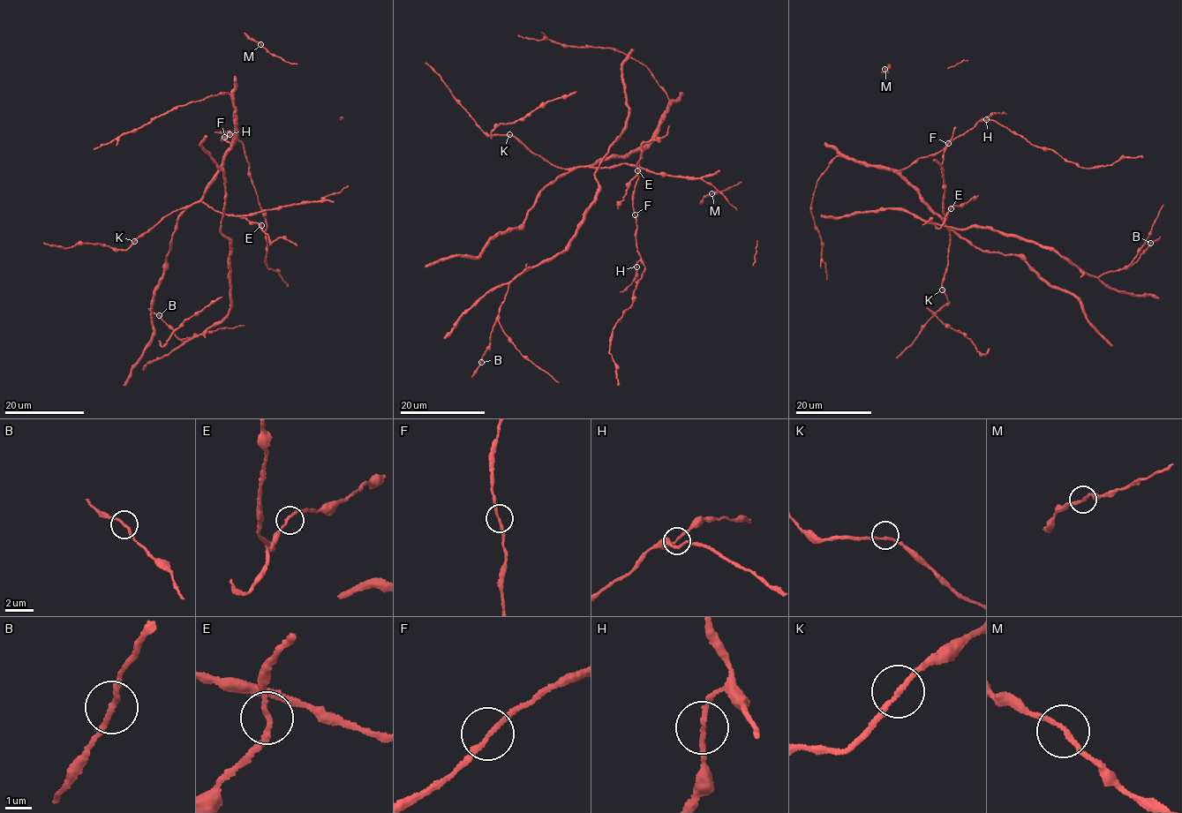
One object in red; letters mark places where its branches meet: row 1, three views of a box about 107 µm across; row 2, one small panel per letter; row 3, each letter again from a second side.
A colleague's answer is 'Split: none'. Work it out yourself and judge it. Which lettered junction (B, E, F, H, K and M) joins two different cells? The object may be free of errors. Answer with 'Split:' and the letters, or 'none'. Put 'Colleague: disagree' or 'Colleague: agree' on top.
Colleague: agree
Split: none

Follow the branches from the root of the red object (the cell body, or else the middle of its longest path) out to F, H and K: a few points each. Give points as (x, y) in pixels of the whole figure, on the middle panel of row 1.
F: (606, 160), (644, 149), (640, 155), (641, 173), (632, 197), (635, 214)
H: (606, 160), (644, 149), (640, 155), (641, 173), (632, 197), (636, 247), (641, 257), (636, 267)
K: (606, 160), (590, 166), (561, 169), (531, 152), (509, 134)

